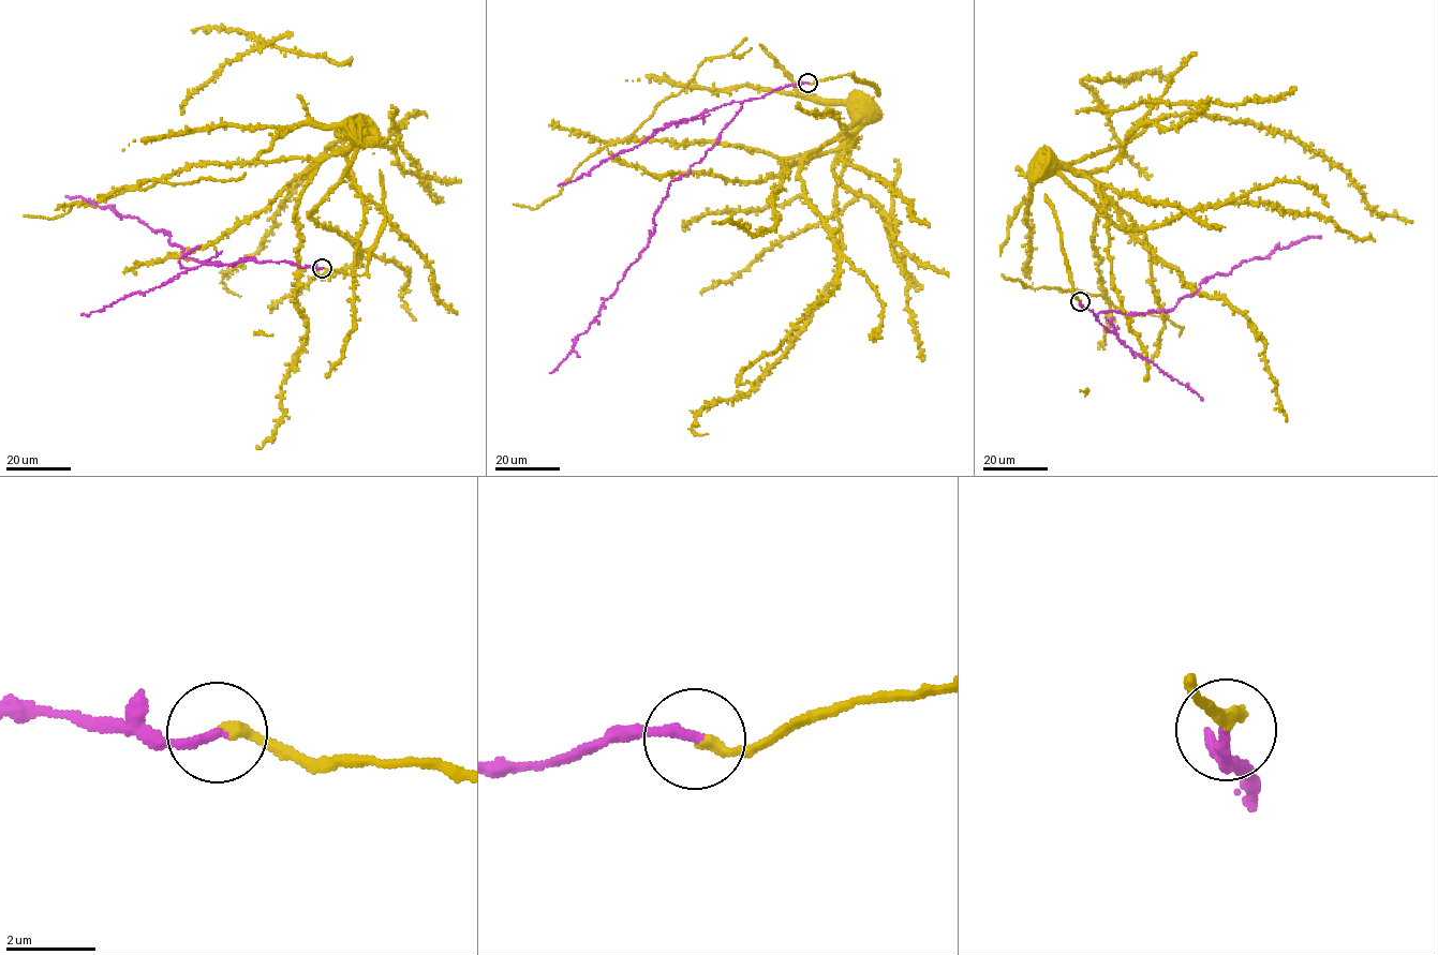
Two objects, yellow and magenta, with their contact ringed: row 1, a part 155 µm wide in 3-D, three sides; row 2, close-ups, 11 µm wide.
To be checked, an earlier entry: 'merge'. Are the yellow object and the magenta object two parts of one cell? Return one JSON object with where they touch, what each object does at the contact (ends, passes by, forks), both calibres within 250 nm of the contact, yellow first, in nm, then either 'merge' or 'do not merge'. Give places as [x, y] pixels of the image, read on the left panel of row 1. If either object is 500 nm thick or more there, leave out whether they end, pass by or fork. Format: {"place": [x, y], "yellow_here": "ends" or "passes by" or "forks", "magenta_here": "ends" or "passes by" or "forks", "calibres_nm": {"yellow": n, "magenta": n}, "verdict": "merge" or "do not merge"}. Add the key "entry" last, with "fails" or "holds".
{"place": [322, 268], "yellow_here": "ends", "magenta_here": "ends", "calibres_nm": {"yellow": 240, "magenta": 220}, "verdict": "merge", "entry": "holds"}

